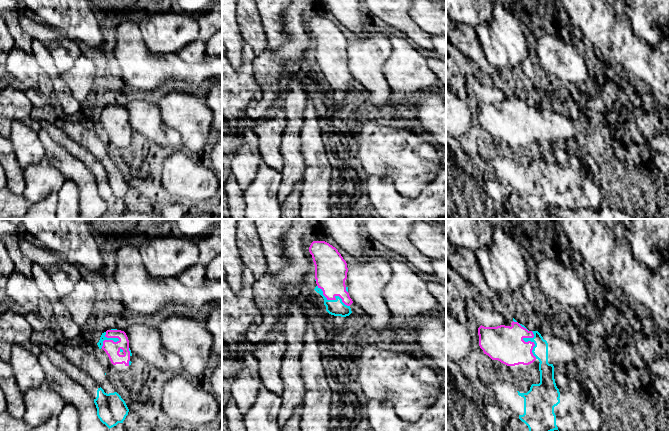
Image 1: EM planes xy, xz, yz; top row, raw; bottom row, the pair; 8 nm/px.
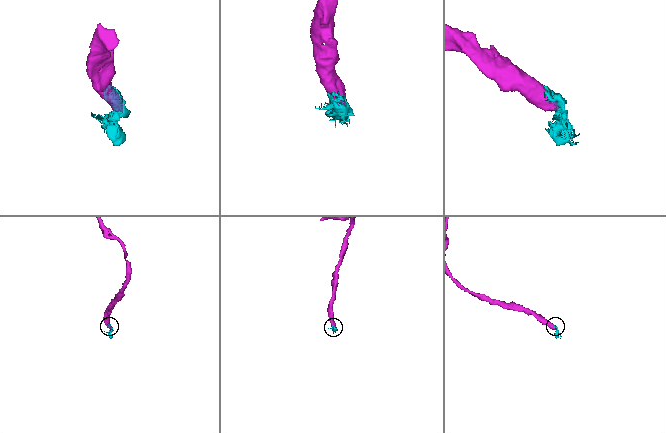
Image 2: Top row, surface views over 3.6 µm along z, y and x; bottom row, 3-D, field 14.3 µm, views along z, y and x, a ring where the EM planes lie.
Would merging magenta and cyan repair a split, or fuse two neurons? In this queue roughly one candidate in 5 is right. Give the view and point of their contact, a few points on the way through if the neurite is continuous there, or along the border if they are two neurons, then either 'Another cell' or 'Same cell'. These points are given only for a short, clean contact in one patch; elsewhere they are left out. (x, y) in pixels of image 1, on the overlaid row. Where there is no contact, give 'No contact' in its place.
Touches magenta at xz (333, 299). Same cell

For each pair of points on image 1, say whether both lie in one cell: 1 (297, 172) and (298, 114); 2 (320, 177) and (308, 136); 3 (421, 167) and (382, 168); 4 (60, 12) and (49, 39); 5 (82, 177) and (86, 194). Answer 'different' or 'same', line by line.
1: same
2: same
3: same
4: different
5: same

